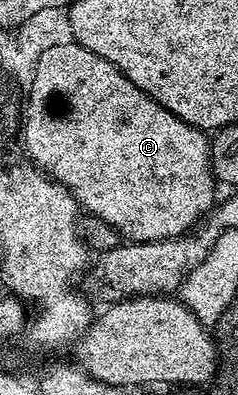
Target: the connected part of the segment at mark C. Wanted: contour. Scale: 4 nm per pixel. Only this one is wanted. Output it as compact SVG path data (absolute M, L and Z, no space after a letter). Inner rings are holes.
M76 42L52 46L39 58L27 89L25 152L29 156L26 157L51 179L59 181L76 200L85 196L169 196L171 210L167 222L169 230L175 233L169 234L169 240L190 231L214 207L210 137L159 106L107 58L91 54L91 50Z

